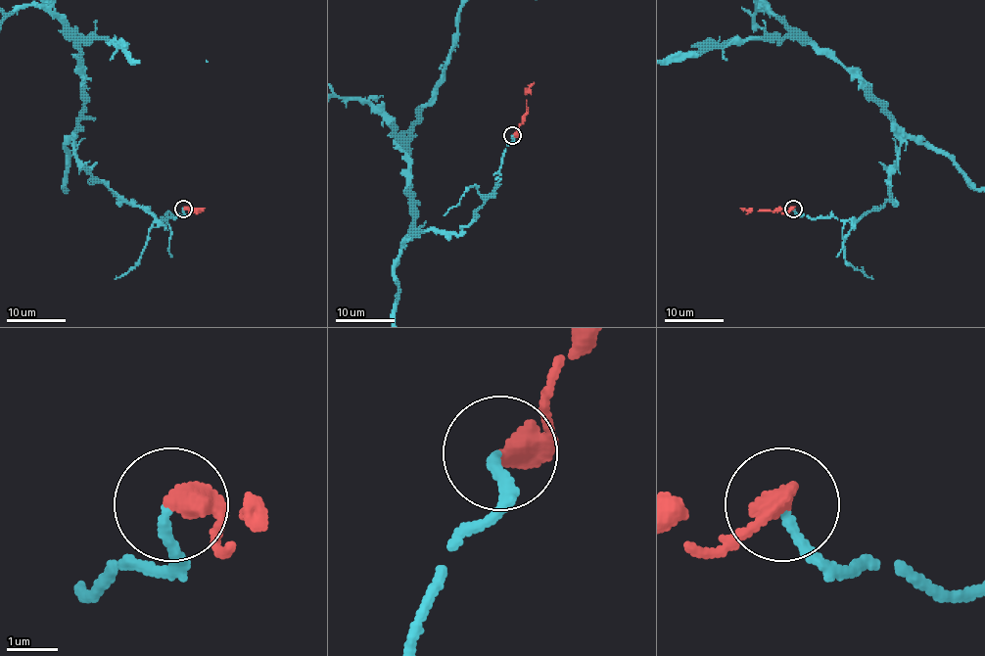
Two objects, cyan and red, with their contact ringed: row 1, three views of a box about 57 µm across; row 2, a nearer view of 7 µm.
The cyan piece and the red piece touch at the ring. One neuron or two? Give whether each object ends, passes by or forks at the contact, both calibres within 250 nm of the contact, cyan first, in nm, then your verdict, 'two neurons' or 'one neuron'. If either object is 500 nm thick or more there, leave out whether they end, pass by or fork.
cyan ends; red ends; calibres 180 and 480 nm; one neuron

